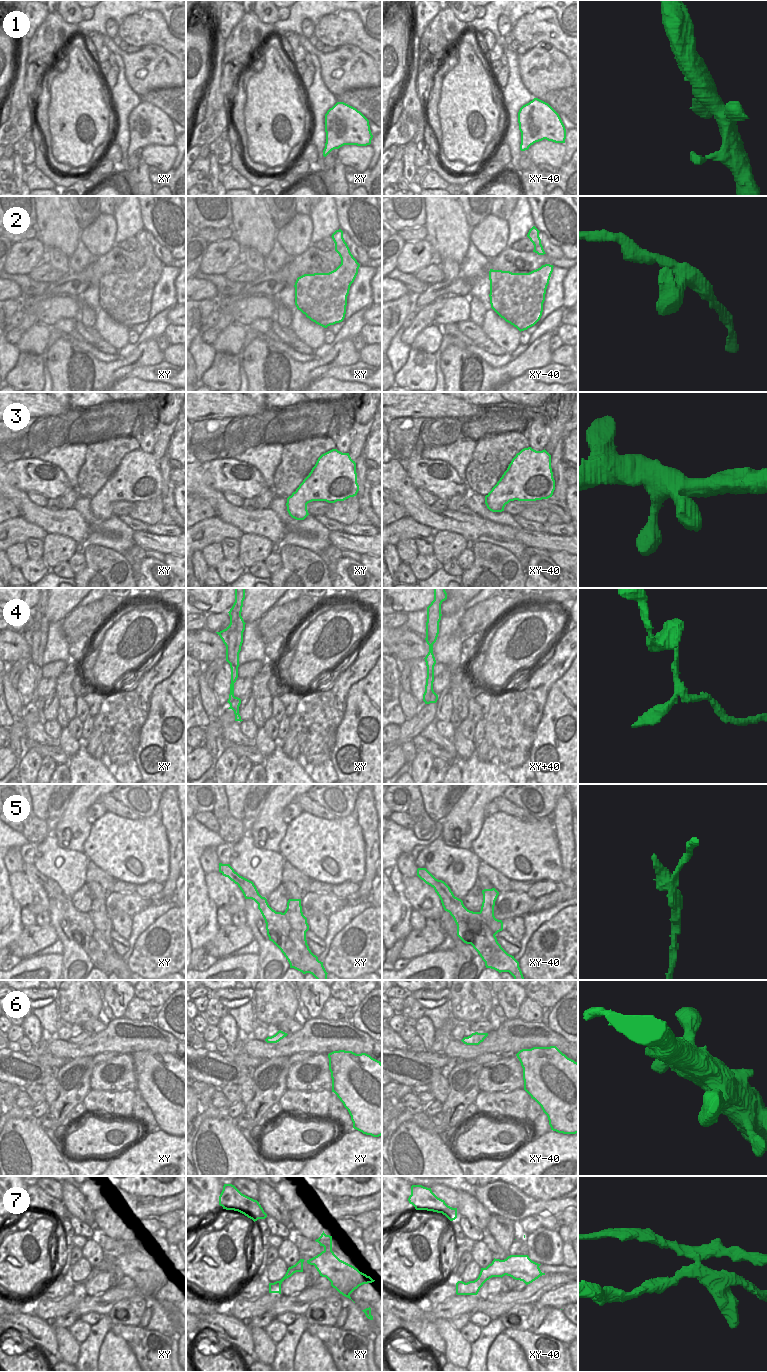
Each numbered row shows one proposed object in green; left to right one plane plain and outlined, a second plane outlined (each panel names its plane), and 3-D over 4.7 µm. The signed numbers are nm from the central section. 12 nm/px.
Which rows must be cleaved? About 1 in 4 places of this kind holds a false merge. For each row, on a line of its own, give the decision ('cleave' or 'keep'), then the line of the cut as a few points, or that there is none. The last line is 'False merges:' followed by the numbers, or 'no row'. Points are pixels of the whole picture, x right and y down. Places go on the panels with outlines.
1: keep; no cut
2: keep; no cut
3: keep; no cut
4: cleave; cut in xy+40 along (433, 690), (429, 702)
5: cleave; cut in xy along (283, 913), (301, 942), (308, 948)
6: keep; no cut
7: cleave; cut in xy along (324, 1249), (331, 1250)
False merges: 4, 5, 7

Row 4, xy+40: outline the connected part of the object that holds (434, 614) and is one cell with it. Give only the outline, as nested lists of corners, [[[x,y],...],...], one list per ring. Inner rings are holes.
[[[434,588],[434,600],[427,607],[427,622],[426,622],[426,642],[429,645],[429,652],[426,655],[425,662],[427,666],[427,678],[423,701],[425,704],[430,704],[431,694],[433,692],[434,682],[434,666],[436,660],[433,654],[433,644],[436,642],[439,634],[439,622],[441,620],[441,604],[447,599],[445,588]]]

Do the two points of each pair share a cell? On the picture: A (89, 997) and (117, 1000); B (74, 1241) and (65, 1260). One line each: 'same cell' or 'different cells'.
A: different cells
B: same cell

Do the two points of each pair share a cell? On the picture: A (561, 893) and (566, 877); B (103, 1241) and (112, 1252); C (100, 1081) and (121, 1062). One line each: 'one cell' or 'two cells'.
A: two cells
B: one cell
C: one cell

